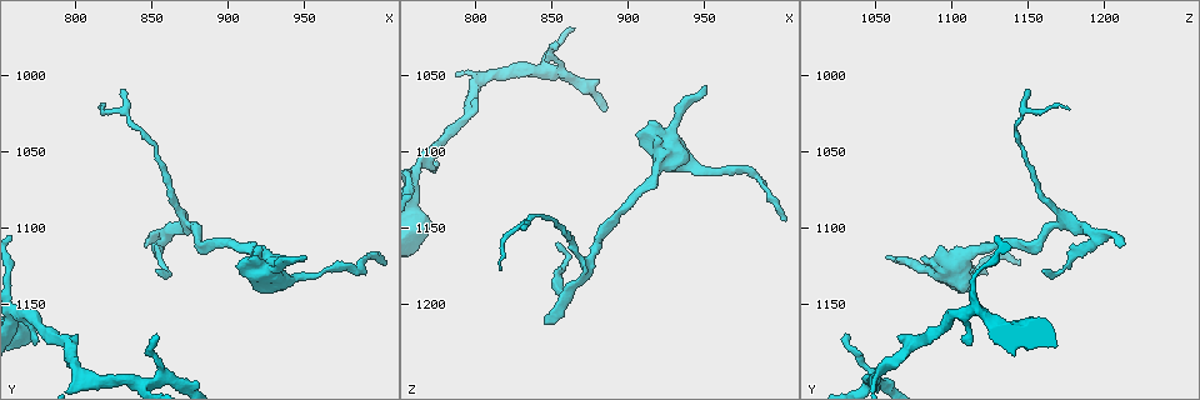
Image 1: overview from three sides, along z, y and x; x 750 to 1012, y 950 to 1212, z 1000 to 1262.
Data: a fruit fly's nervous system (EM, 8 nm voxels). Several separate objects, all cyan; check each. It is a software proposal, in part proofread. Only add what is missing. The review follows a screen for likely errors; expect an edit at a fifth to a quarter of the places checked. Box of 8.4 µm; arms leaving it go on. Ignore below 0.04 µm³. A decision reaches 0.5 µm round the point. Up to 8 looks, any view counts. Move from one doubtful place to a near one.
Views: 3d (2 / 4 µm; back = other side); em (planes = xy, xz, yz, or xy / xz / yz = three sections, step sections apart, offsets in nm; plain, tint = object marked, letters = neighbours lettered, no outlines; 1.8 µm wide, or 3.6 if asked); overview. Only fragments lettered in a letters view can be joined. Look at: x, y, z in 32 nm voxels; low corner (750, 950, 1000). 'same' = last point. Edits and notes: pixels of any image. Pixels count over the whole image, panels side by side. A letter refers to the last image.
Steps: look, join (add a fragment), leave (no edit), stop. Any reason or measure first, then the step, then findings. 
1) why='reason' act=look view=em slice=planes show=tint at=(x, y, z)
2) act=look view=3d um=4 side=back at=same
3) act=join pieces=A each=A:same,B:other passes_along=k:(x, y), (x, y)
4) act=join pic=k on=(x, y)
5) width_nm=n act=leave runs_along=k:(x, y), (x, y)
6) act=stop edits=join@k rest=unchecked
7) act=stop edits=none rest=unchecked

why='free end' act=look view=3d um=4 side=back at=(816, 1020, 1178)

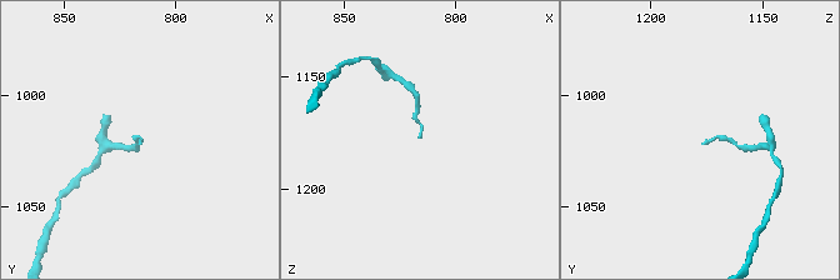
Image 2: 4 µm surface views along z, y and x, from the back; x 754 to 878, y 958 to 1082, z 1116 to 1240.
why='need the tissue' act=look view=em slice=xz step=16 show=letters at=(817, 1021, 1176)

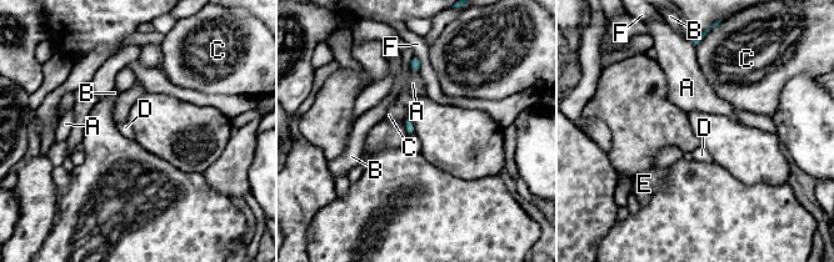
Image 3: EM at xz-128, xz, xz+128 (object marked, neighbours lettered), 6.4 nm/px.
act=leave each=A:other,B:other,C:other,D:other,E:other,F:other border=3:(414, 132), (408, 136) found='none of them fits'

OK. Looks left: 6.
why='branch point' act=look view=3d um=4 at=(922, 1120, 1106)

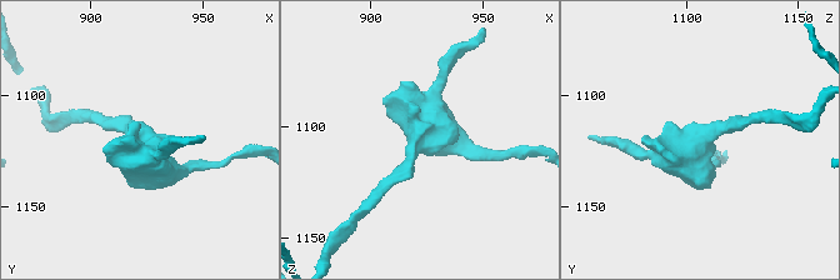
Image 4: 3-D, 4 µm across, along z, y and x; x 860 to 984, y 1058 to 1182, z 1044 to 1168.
why='now the EM' act=look view=em um=3.6 slice=planes show=plain at=(922, 1122, 1105)

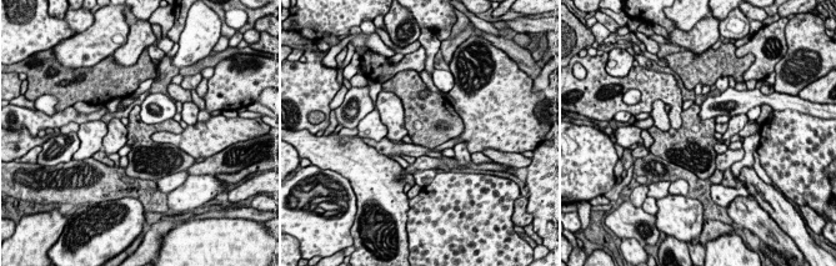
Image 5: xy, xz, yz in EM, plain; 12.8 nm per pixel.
why='what lies round it' act=look view=em um=3.6 slice=planes show=letters at=same

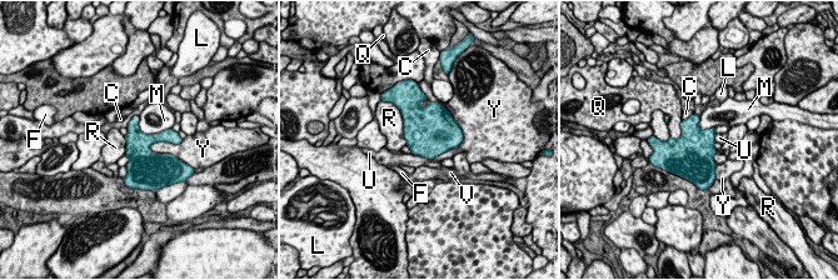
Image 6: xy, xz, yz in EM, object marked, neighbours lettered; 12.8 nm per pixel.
act=leave each=C:other,F:other,L:other,M:other,Q:other,R:other,U:other,V:other,Y:other border=6:(138, 116), (144, 133), (171, 128) found='no lettered fragment goes on from it'

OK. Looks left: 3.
why='tapers out' act=look view=3d um=4 side=back at=(844, 1110, 1210)

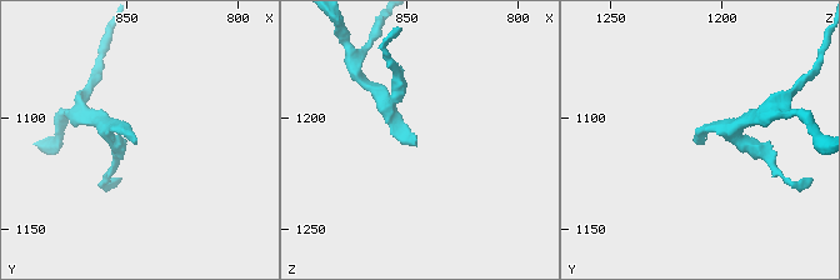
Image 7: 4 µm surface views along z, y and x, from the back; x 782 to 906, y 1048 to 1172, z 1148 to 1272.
why='need the tissue' act=look view=em um=3.6 slice=xy step=4 show=tint at=(844, 1111, 1212)

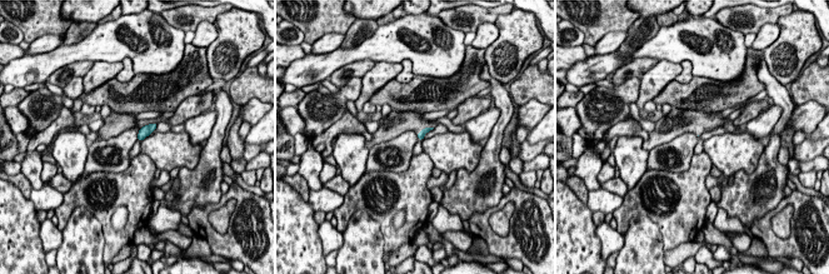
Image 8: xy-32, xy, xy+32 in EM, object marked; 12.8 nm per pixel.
act=look view=em um=3.6 slice=xy step=4 show=letters at=same

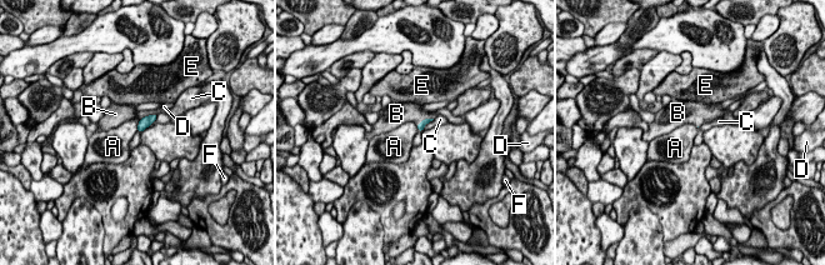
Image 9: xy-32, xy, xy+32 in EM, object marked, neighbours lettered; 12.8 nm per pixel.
act=join pieces=B each=A:other,B:same,C:other,D:other,E:other,F:other found='it goes on there'

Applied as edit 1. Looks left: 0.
act=stop edits=join@9 rest=unchecked

